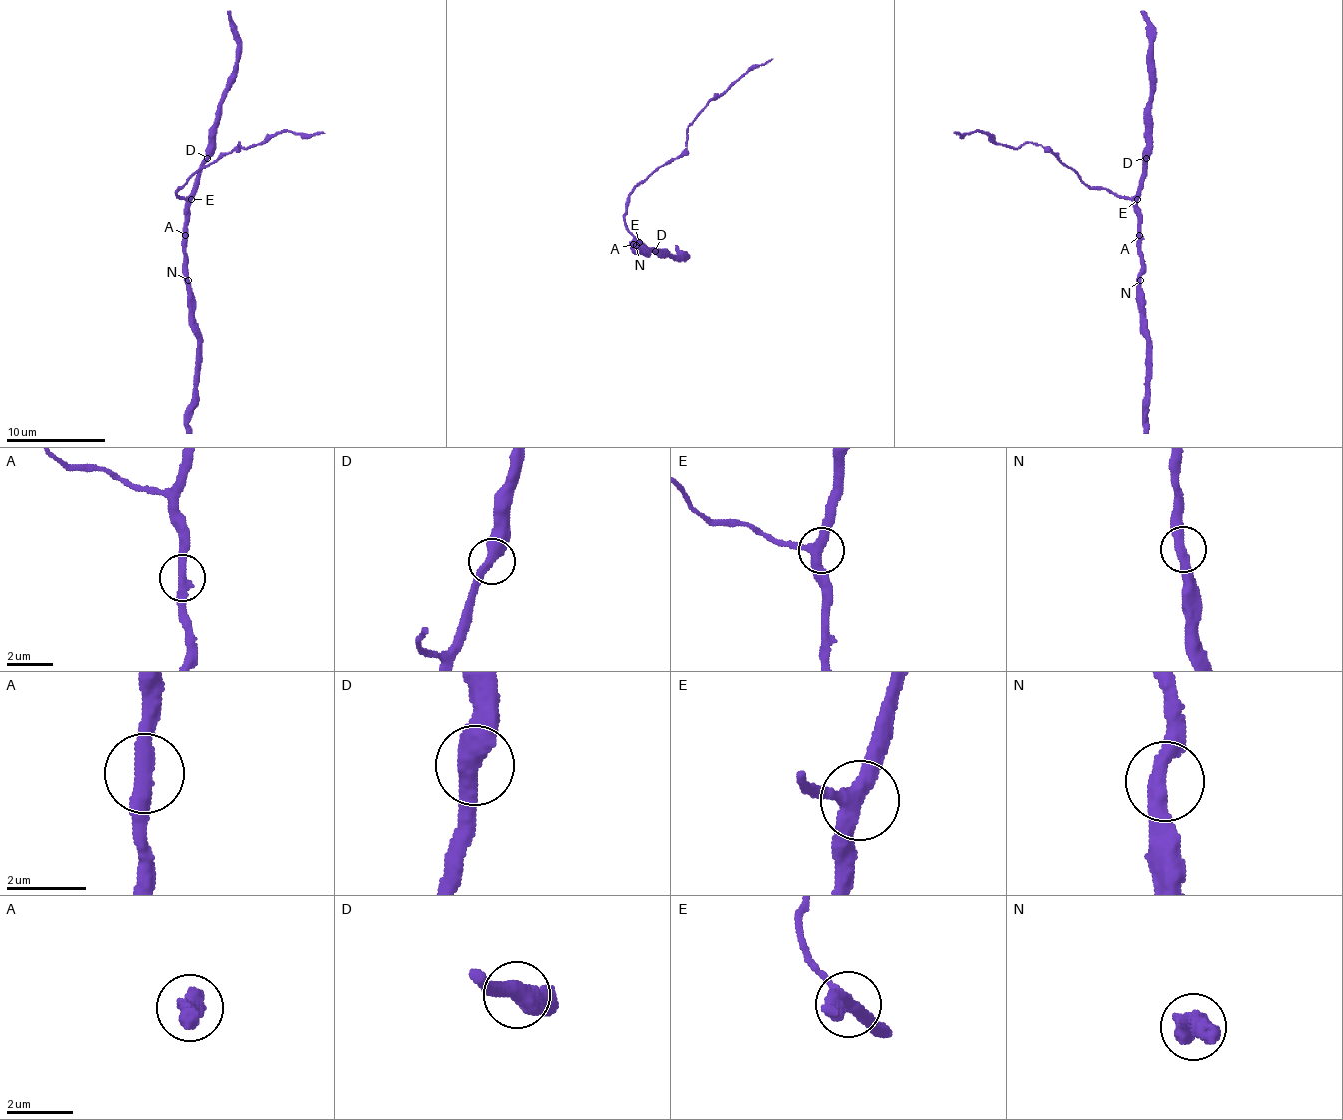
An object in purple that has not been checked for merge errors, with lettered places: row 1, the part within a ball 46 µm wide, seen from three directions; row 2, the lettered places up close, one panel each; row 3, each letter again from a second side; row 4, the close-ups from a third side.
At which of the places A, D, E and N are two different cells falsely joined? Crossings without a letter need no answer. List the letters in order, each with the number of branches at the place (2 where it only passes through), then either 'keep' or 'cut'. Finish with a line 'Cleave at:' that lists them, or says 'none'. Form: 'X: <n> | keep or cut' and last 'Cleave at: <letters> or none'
A: 2 | keep
D: 2 | keep
E: 3 | keep
N: 2 | keep
Cleave at: none

